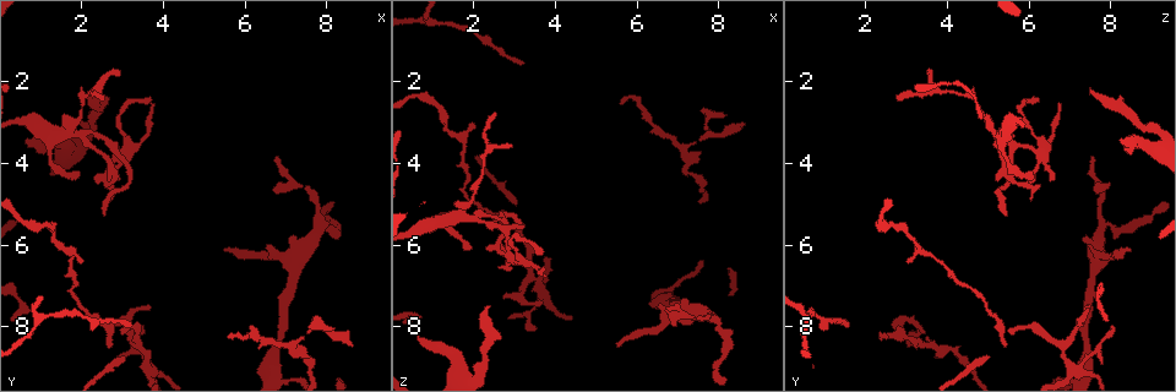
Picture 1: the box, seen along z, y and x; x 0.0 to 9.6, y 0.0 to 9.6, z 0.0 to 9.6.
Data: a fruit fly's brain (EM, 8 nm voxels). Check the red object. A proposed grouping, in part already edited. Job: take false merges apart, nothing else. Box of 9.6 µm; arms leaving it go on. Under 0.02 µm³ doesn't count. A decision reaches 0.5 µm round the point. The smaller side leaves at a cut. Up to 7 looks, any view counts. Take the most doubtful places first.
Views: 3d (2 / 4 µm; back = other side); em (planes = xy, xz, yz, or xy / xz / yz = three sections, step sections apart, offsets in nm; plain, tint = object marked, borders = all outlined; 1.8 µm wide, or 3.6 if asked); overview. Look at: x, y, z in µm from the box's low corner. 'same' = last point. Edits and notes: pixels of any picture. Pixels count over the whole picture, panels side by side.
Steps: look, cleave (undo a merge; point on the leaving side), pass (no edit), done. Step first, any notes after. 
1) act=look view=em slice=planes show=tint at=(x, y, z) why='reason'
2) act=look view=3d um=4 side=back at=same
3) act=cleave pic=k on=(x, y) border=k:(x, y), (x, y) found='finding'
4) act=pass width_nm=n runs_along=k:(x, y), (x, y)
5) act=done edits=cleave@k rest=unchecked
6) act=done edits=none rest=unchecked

act=look view=3d um=4 at=(3.00, 3.70, 6.30) why='sharp bend'

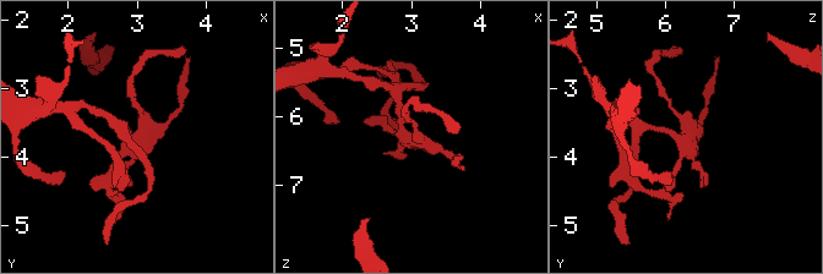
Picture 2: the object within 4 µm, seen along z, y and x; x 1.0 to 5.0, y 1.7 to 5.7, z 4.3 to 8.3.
act=look view=em slice=planes show=tint at=(3.05, 3.70, 6.35)

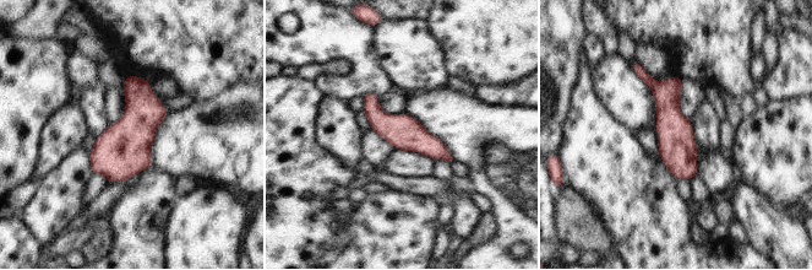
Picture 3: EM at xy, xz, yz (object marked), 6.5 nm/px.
act=pass runs_along=3:(638, 70), (666, 98), (688, 176) found='one neuron here'

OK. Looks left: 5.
act=look view=em slice=yz step=8 show=tint at=(1.60, 3.35, 5.35) why='thick turns thin'

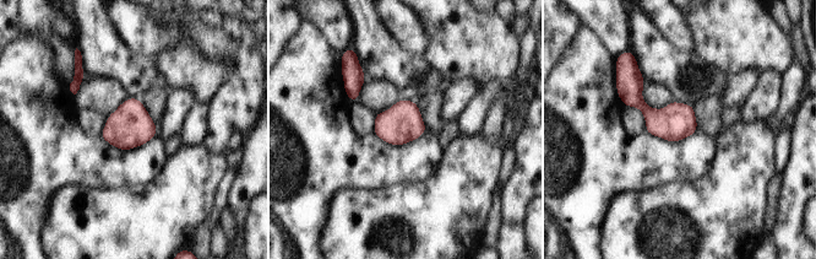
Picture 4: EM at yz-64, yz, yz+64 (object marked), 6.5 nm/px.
act=look view=em slice=planes show=tint at=same why='another direction'

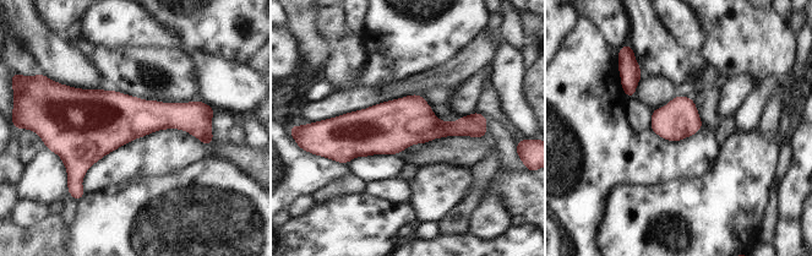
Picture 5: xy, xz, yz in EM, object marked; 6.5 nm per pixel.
act=pass runs_along=5:(334, 121), (481, 134) found='continuous, no second neuron'

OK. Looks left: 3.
act=look view=em slice=planes show=tint at=(3.40, 8.50, 6.85) why='sharp bend'

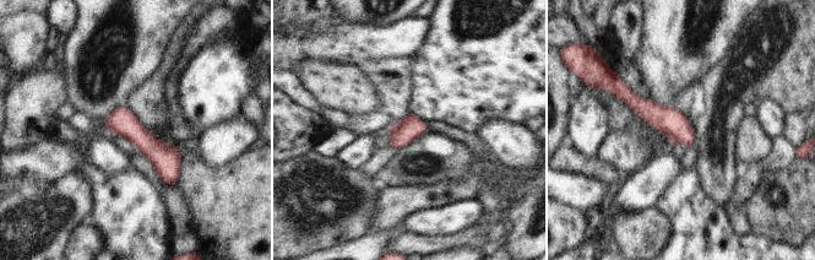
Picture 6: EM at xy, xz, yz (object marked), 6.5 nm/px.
act=pass width_nm=160 runs_along=6:(118, 110), (167, 163), (173, 182) found='one neuron here'

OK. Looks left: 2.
act=done edits=none rest=unchecked

